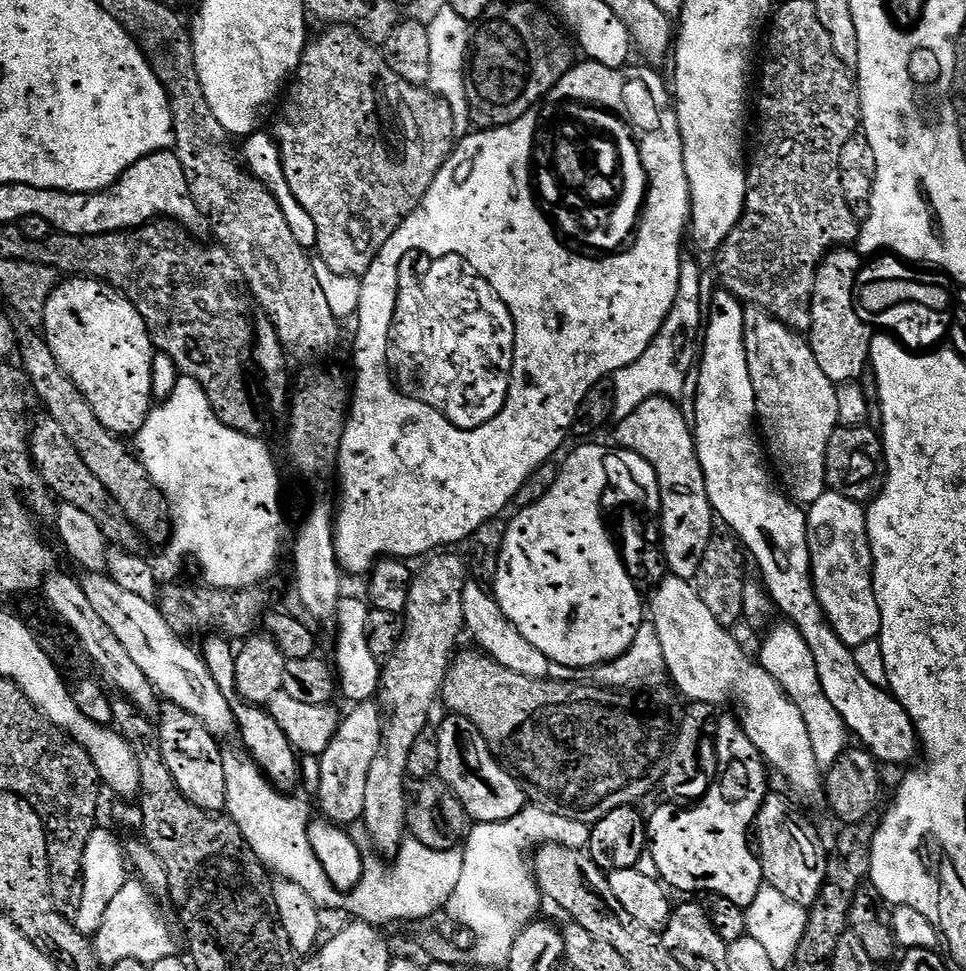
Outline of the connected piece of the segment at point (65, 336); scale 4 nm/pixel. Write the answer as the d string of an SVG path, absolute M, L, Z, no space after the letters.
M65 279L46 302L42 336L57 360L65 359L64 352L72 352L70 377L87 398L98 422L119 438L135 437L154 407L154 349L146 322L131 302L101 280Z

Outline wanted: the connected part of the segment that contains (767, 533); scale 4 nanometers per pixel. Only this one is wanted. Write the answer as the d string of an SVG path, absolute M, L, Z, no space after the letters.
M719 291L713 294L712 305L709 303L706 308L706 327L702 332L702 355L698 360L700 377L696 380L696 420L694 416L696 453L698 462L702 466L706 494L712 503L712 511L719 519L721 516L736 531L735 539L743 545L749 557L752 555L756 559L756 564L764 575L762 584L775 611L780 611L784 615L781 617L787 623L793 624L802 634L802 638L806 638L806 646L810 646L810 654L814 654L814 666L818 666L818 678L822 682L822 690L826 690L826 698L830 698L834 710L838 710L849 733L855 739L857 736L861 740L857 741L871 752L881 765L911 765L918 756L918 737L910 714L906 714L906 710L887 687L870 682L870 678L862 674L856 661L855 651L844 644L842 638L834 631L828 621L828 615L825 614L816 597L816 588L812 585L812 555L808 545L808 518L805 509L785 495L774 483L773 473L766 463L766 456L758 439L756 395L754 386L750 382L750 370L746 362L744 345L745 305L733 292Z

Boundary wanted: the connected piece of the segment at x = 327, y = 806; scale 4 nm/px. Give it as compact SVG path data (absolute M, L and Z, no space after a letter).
M368 701L366 703L353 705L350 708L348 716L341 719L337 725L337 736L332 740L330 746L327 748L325 755L319 761L321 764L320 770L320 790L316 800L317 807L321 808L321 815L330 823L346 828L356 823L359 823L365 812L366 802L366 781L370 774L370 765L374 758L381 753L383 747L383 725L384 718L375 701Z

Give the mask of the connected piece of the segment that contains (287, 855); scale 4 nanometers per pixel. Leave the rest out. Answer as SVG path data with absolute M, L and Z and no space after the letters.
M229 748L223 749L222 754L226 773L225 813L242 831L244 840L254 854L273 875L302 888L319 910L326 912L326 909L338 909L338 891L329 880L309 838L310 823L314 820L311 801L278 791L249 757L243 758Z

